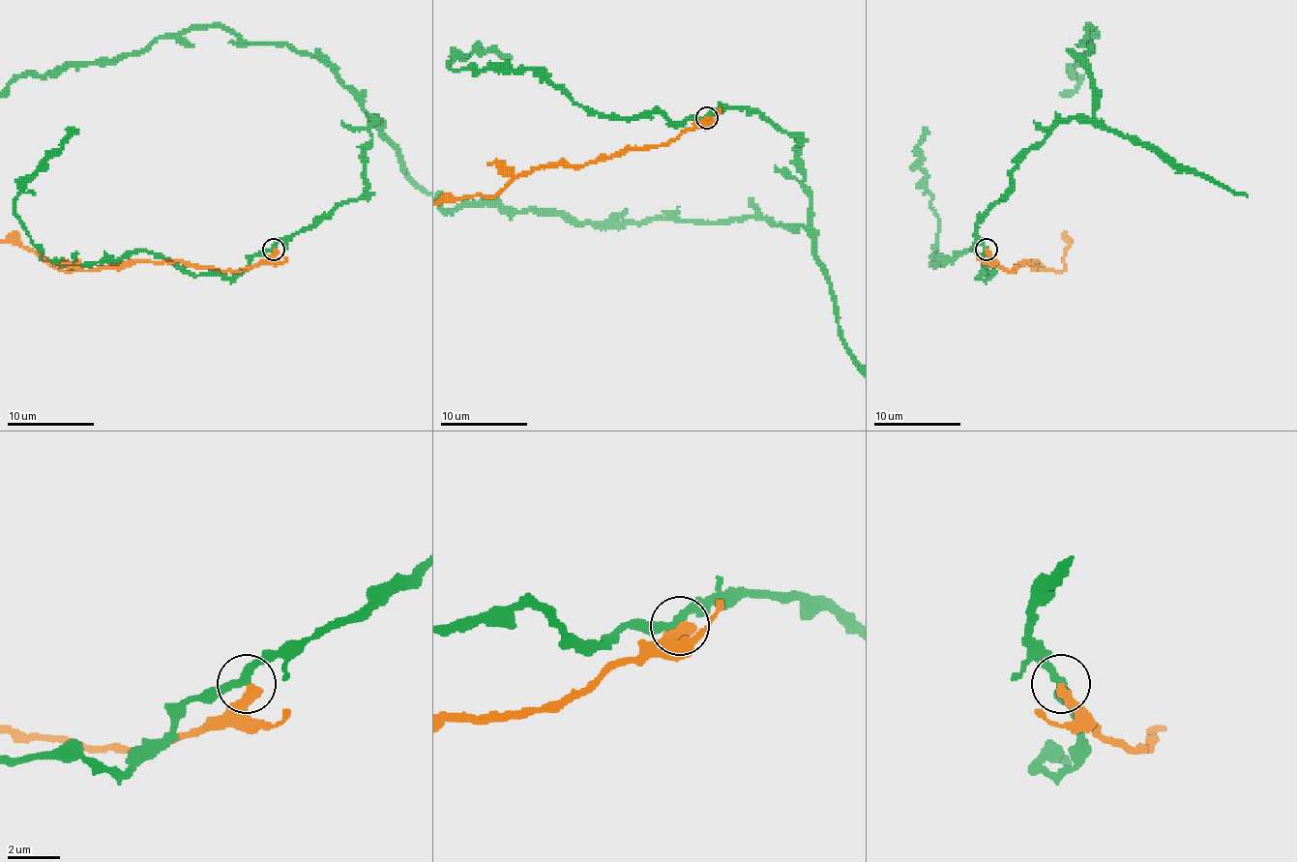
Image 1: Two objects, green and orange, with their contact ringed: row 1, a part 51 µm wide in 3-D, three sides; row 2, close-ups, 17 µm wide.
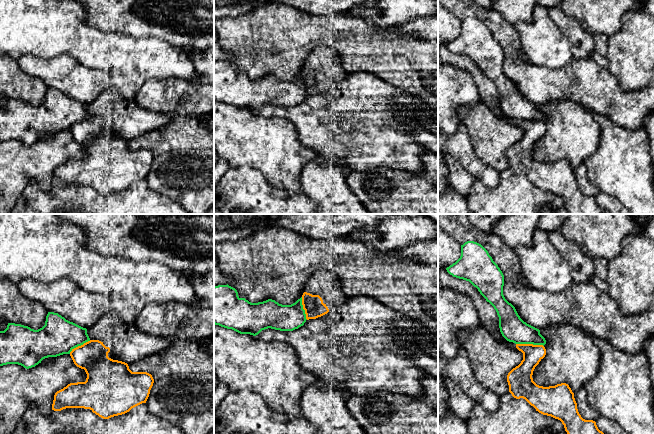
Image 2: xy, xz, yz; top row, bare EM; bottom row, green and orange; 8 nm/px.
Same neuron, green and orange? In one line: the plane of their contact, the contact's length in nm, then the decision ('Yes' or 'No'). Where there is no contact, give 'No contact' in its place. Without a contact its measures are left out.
Touches green in yz. Shared border 220 nm. No

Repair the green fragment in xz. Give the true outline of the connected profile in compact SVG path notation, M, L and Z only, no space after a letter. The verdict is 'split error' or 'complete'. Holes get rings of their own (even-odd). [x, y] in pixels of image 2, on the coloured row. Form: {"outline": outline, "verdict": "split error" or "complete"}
{"outline": "M228 284L214 286L215 325L256 336L268 328L293 331L306 320L302 297L291 305L282 305L272 299L251 303L240 298L237 290Z", "verdict": "complete"}

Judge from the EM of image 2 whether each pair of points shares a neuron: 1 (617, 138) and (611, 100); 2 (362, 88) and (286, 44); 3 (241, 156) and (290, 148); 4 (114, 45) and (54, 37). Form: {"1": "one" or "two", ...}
{"1": "two", "2": "two", "3": "one", "4": "one"}

